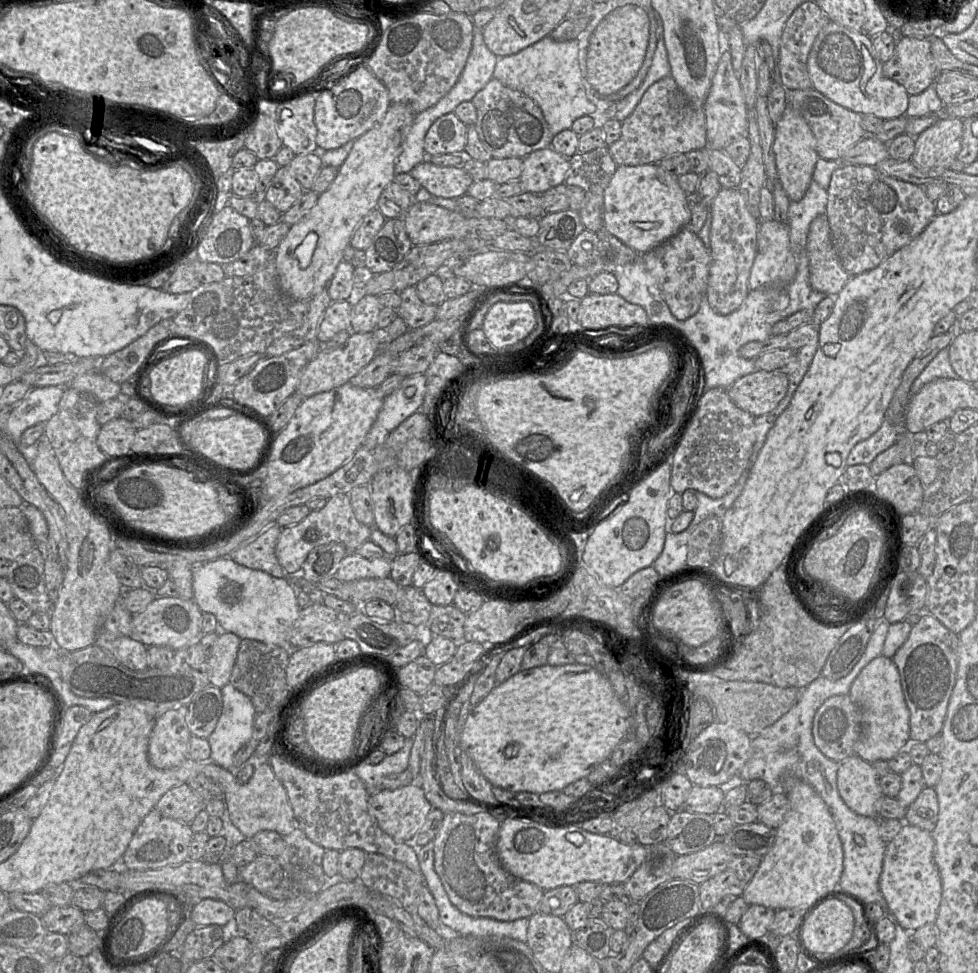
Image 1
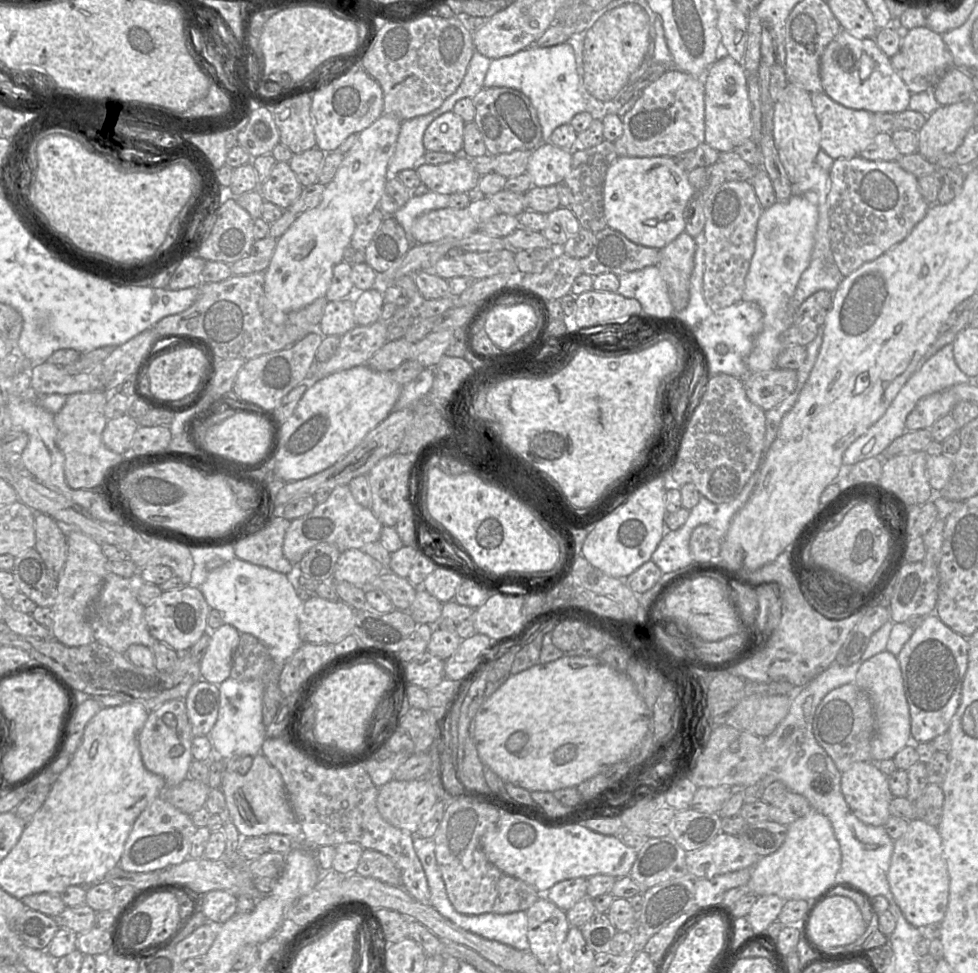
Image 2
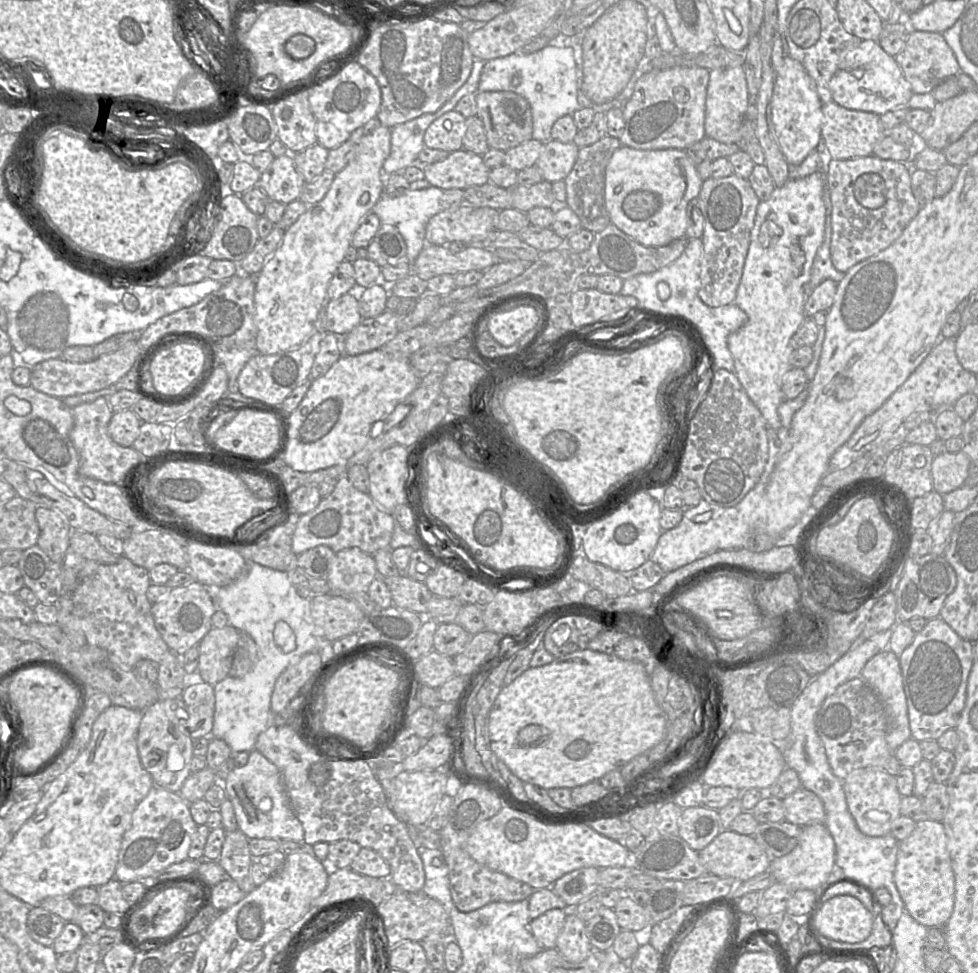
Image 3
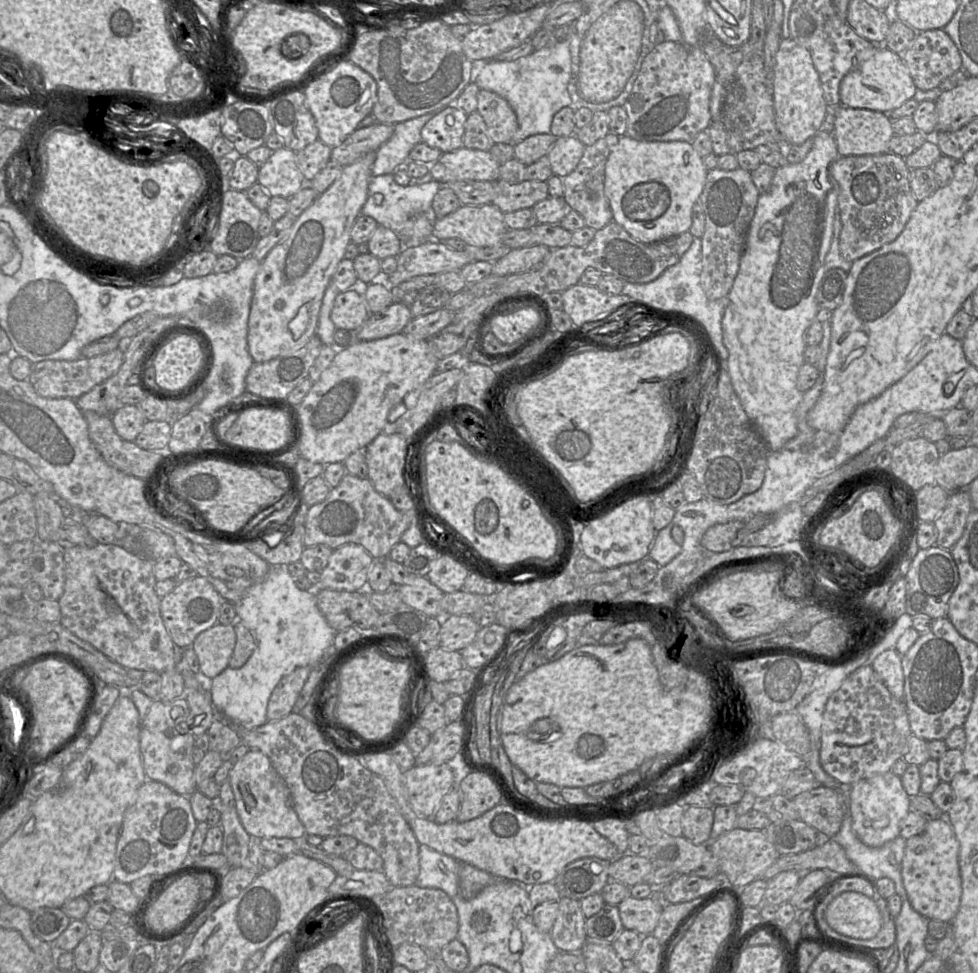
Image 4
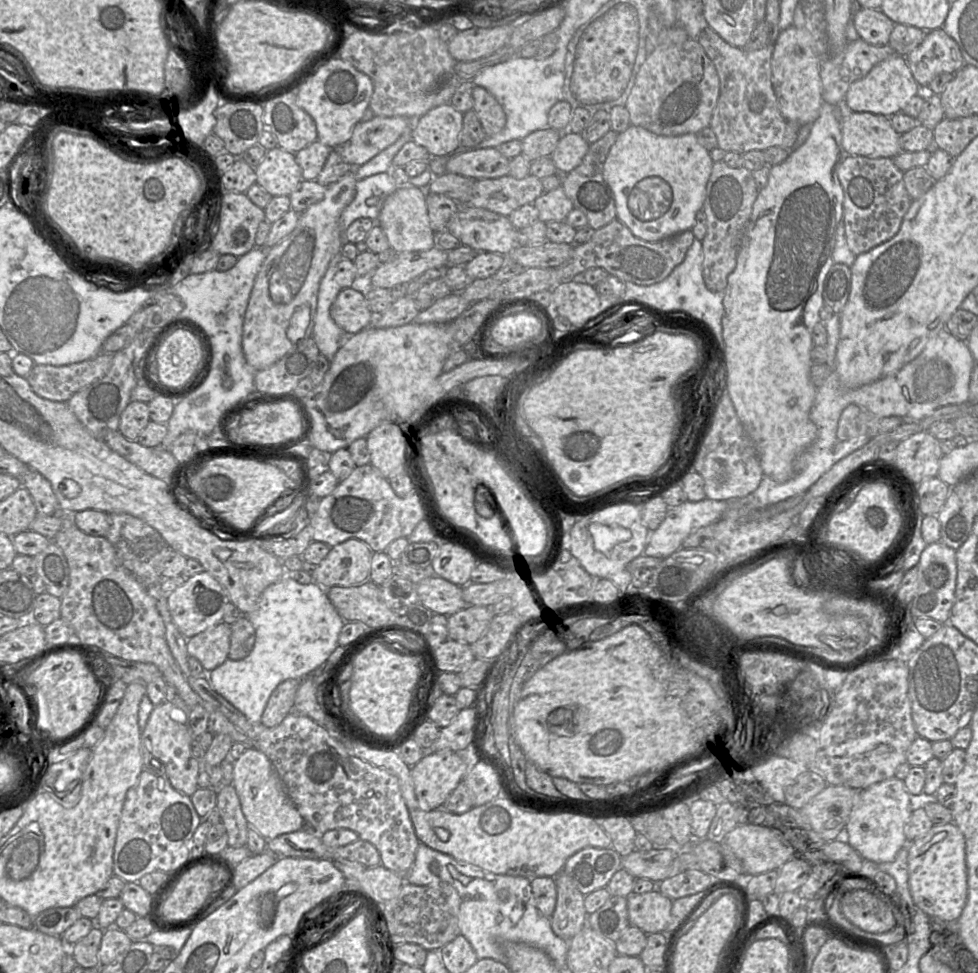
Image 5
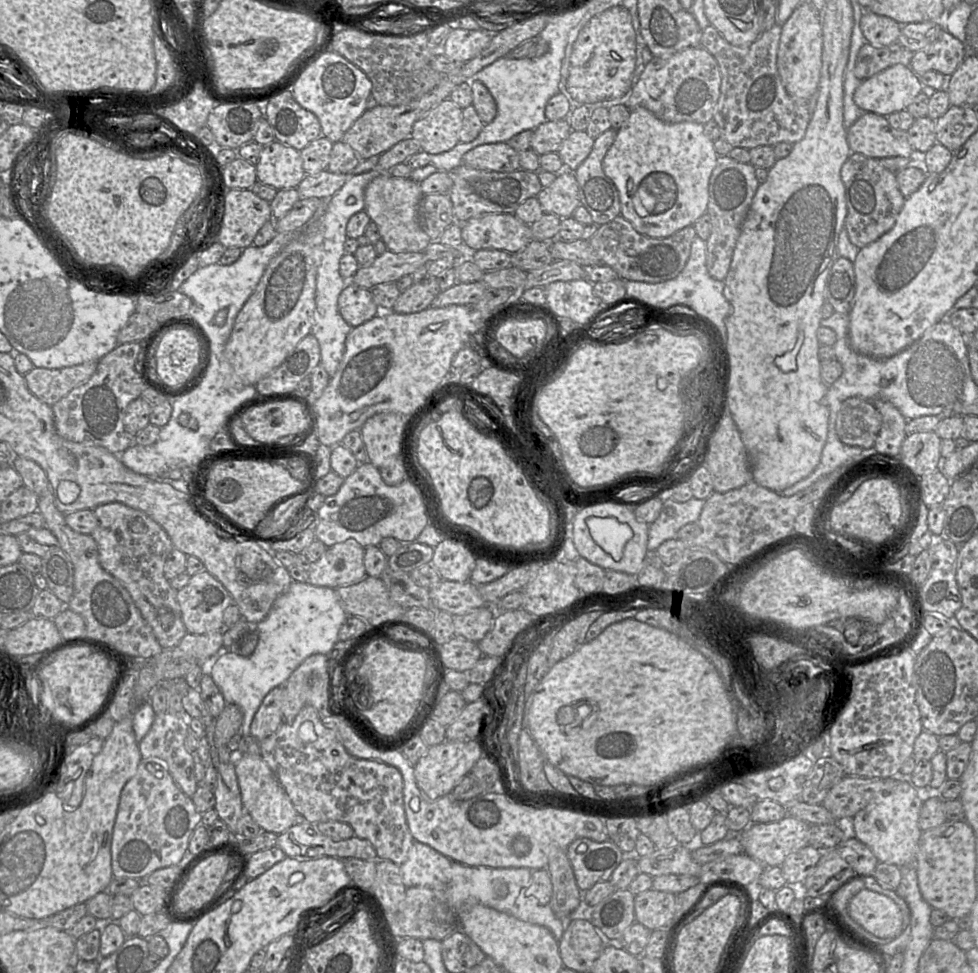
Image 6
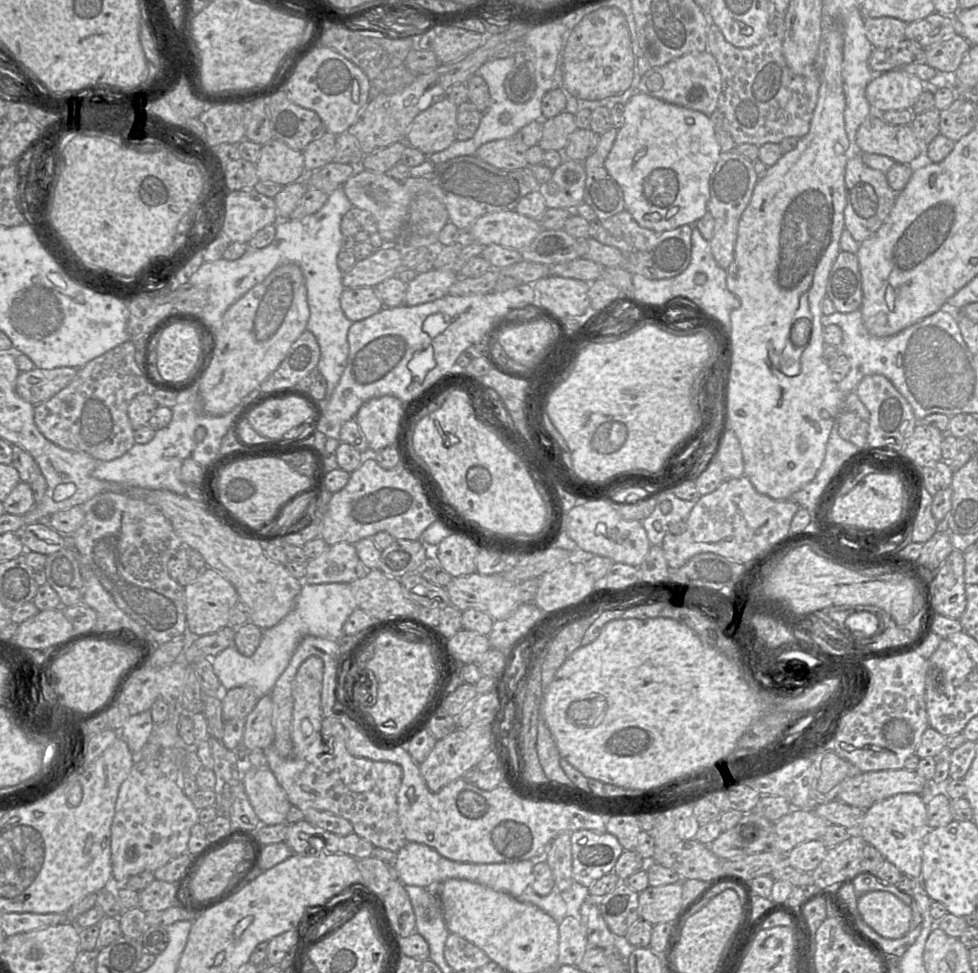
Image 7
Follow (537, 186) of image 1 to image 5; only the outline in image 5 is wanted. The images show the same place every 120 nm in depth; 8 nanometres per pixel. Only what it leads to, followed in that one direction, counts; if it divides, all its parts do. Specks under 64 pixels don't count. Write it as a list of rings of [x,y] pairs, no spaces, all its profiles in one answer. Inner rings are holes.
[[[564,131],[552,153],[552,159],[558,170],[565,175],[575,169],[588,152],[590,144],[579,133]]]

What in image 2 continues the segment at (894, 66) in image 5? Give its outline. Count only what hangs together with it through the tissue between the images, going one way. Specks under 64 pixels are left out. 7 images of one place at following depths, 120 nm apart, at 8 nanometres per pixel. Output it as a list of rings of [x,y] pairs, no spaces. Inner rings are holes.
[[[841,30],[821,56],[820,77],[823,91],[847,108],[871,113],[900,113],[909,109],[912,93],[894,71],[890,58],[881,51],[874,37],[858,38]]]

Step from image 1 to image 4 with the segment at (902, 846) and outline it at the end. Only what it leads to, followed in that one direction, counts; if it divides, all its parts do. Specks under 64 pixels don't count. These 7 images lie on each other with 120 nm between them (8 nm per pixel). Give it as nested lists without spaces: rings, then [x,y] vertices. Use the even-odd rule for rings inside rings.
[[[944,816],[928,821],[922,833],[906,839],[903,884],[912,907],[929,920],[951,923],[959,909],[962,895],[959,848],[954,830]]]

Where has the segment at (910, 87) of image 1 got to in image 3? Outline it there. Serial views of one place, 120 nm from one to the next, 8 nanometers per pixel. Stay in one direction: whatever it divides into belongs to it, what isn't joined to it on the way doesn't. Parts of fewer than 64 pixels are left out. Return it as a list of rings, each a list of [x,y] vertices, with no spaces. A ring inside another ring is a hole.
[[[910,30],[904,47],[894,59],[910,83],[913,93],[916,94],[932,92],[945,79],[961,72],[952,49],[942,33],[938,32]]]

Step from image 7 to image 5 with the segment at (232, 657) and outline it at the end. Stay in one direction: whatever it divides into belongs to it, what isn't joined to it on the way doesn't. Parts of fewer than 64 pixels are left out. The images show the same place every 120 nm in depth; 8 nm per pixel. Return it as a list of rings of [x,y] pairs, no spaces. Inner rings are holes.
[[[287,574],[267,587],[260,596],[258,607],[247,616],[255,629],[255,643],[251,652],[241,660],[225,660],[211,671],[211,687],[239,710],[252,723],[260,723],[272,692],[284,681],[300,680],[323,665],[339,646],[338,638],[345,621],[331,603],[327,591],[312,582],[303,585]]]

